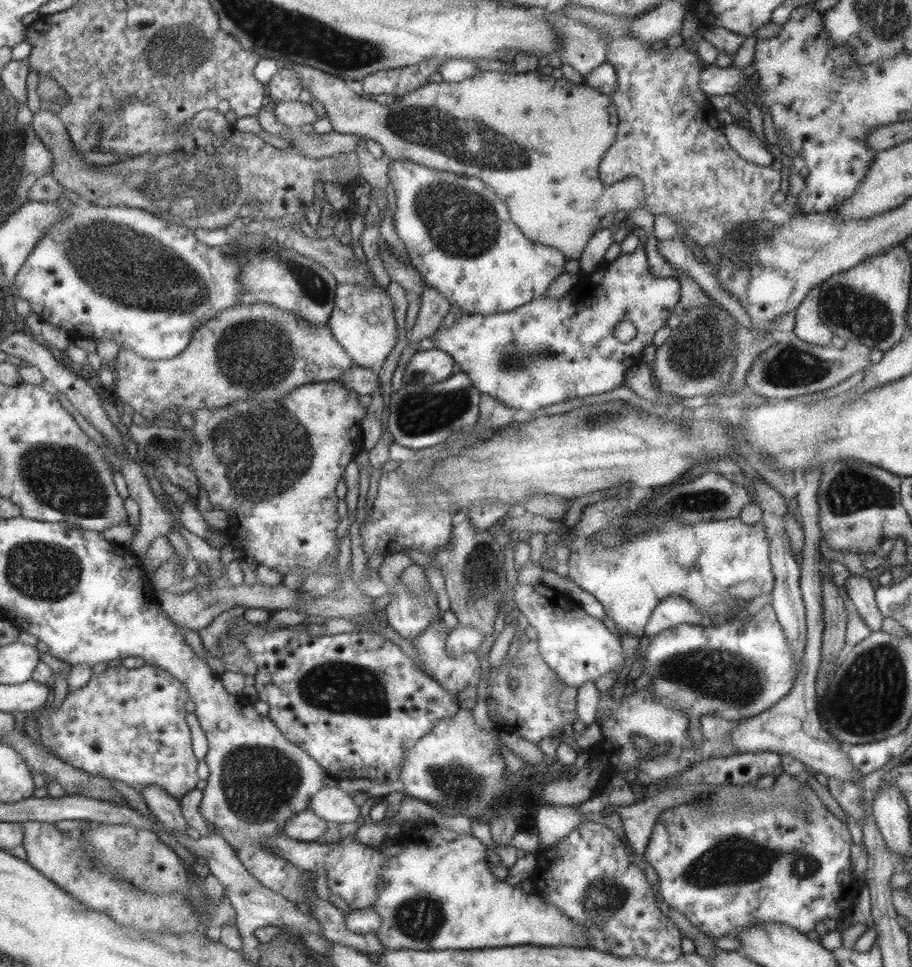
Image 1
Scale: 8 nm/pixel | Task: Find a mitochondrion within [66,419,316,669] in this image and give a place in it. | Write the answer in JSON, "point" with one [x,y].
{"point":[172,445]}

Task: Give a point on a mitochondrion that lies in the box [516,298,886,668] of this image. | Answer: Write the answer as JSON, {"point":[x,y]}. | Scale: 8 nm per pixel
{"point":[790,367]}

